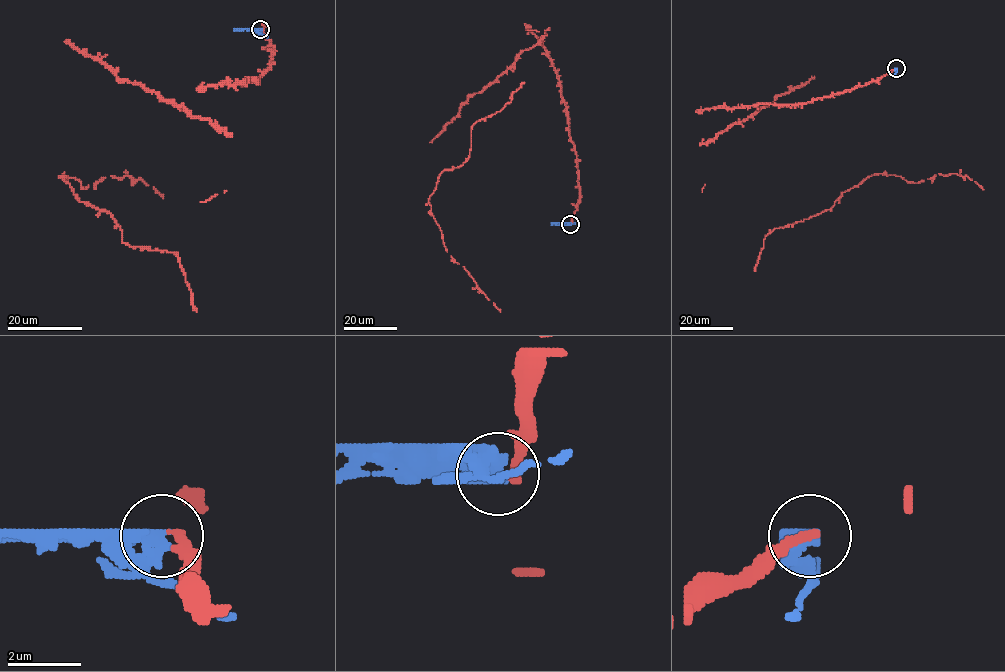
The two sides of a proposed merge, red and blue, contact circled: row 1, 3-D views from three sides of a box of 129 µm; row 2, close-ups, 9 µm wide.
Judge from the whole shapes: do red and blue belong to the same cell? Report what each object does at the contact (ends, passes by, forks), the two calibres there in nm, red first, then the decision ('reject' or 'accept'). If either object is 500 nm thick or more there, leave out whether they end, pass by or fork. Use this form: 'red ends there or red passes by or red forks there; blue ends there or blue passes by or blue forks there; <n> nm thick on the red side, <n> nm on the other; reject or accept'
240 nm thick on the red side, 550 nm on the other; reject

